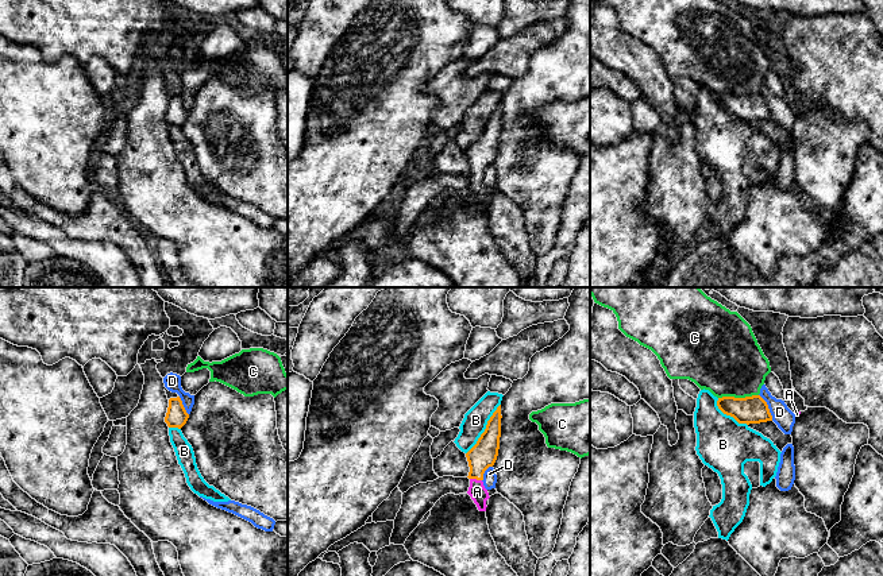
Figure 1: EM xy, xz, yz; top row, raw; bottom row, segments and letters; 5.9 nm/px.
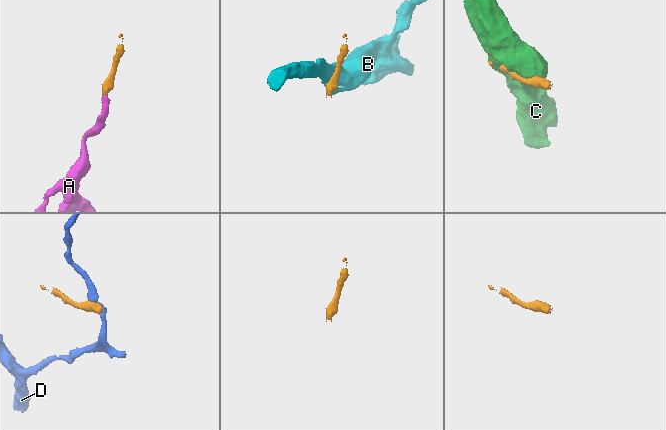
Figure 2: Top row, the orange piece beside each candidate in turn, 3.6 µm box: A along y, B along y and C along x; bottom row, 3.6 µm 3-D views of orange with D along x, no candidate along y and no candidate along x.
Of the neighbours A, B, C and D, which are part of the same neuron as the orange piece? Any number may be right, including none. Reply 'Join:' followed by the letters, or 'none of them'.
Join: A

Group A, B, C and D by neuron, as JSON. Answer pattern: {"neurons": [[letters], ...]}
{"neurons": [["A"], ["B"], ["C"], ["D"]]}

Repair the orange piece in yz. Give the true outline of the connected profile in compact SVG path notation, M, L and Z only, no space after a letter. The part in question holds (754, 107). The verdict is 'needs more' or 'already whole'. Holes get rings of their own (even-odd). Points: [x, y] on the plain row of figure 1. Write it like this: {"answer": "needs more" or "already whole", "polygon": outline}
{"answer": "already whole", "polygon": "M760 93L745 96L722 94L717 98L718 107L733 115L739 121L760 121L772 119L767 100Z"}

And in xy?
{"answer": "already whole", "polygon": "M180 94L169 97L169 105L165 115L165 120L169 125L178 125L181 127L189 116L182 98Z"}

